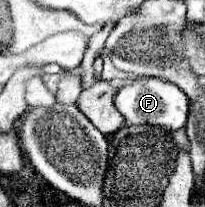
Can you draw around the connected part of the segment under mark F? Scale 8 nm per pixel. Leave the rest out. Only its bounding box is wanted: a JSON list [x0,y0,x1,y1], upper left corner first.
[115,78,189,132]

